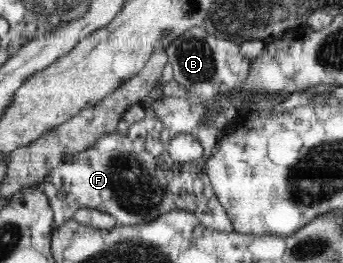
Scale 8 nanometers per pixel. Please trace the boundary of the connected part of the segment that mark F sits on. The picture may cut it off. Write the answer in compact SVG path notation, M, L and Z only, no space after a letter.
M147 115L133 123L125 135L115 130L110 135L100 136L85 150L64 155L61 163L48 170L42 180L43 191L54 210L55 228L82 208L91 207L110 214L119 225L151 222L171 209L185 208L195 212L208 229L233 231L231 219L208 177L207 163L194 160L178 166L159 139L163 128L158 118Z

